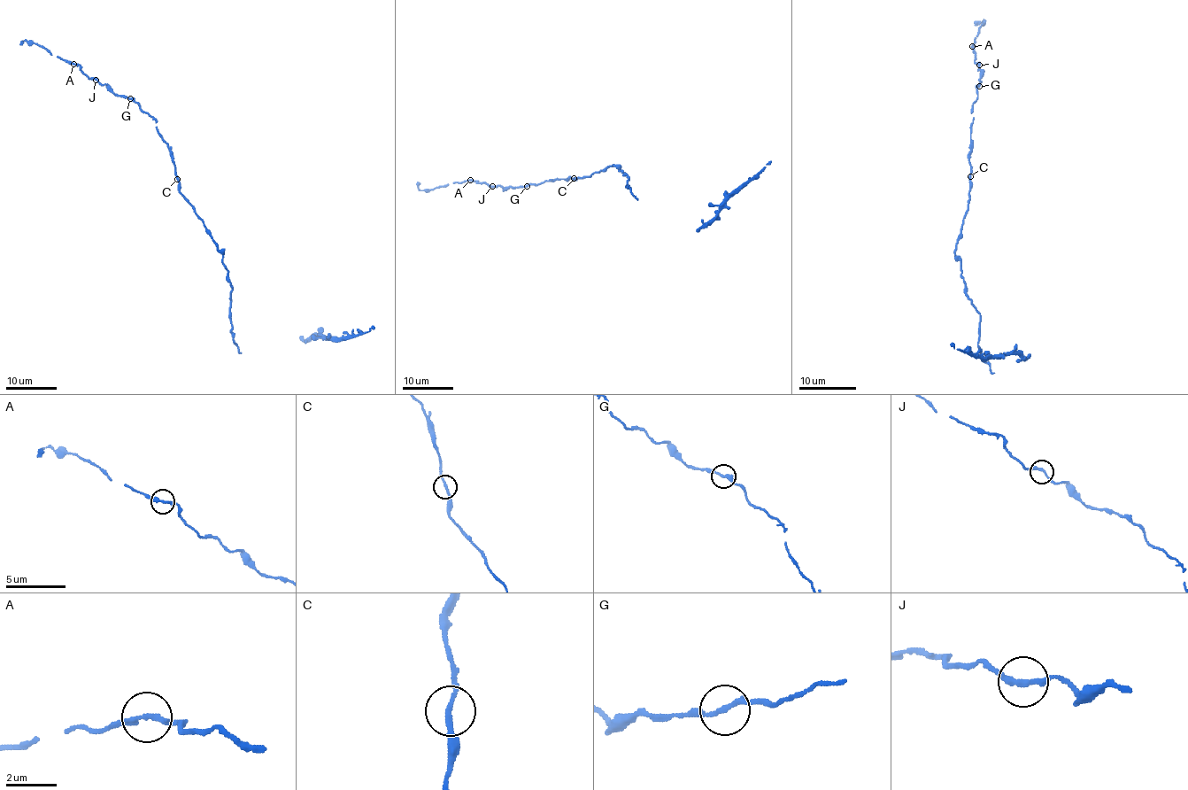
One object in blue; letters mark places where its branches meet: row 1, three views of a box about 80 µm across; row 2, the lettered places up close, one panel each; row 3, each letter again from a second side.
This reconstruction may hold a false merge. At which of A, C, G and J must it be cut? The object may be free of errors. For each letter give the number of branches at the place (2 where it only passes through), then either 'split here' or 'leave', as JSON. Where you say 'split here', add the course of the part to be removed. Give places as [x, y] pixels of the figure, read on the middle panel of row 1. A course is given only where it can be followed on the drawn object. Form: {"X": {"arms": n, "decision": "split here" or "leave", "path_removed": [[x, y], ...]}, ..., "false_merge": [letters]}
{"A": {"arms": 2, "decision": "leave"}, "C": {"arms": 2, "decision": "leave"}, "G": {"arms": 2, "decision": "leave"}, "J": {"arms": 2, "decision": "leave"}, "false_merge": []}

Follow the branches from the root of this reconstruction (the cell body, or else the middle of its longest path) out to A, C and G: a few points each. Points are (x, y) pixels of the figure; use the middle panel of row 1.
A: (606, 168), (590, 176), (557, 178), (519, 187), (491, 186), (469, 180)
C: (606, 168), (590, 176), (574, 178)
G: (606, 168), (590, 176), (557, 178), (527, 186)

